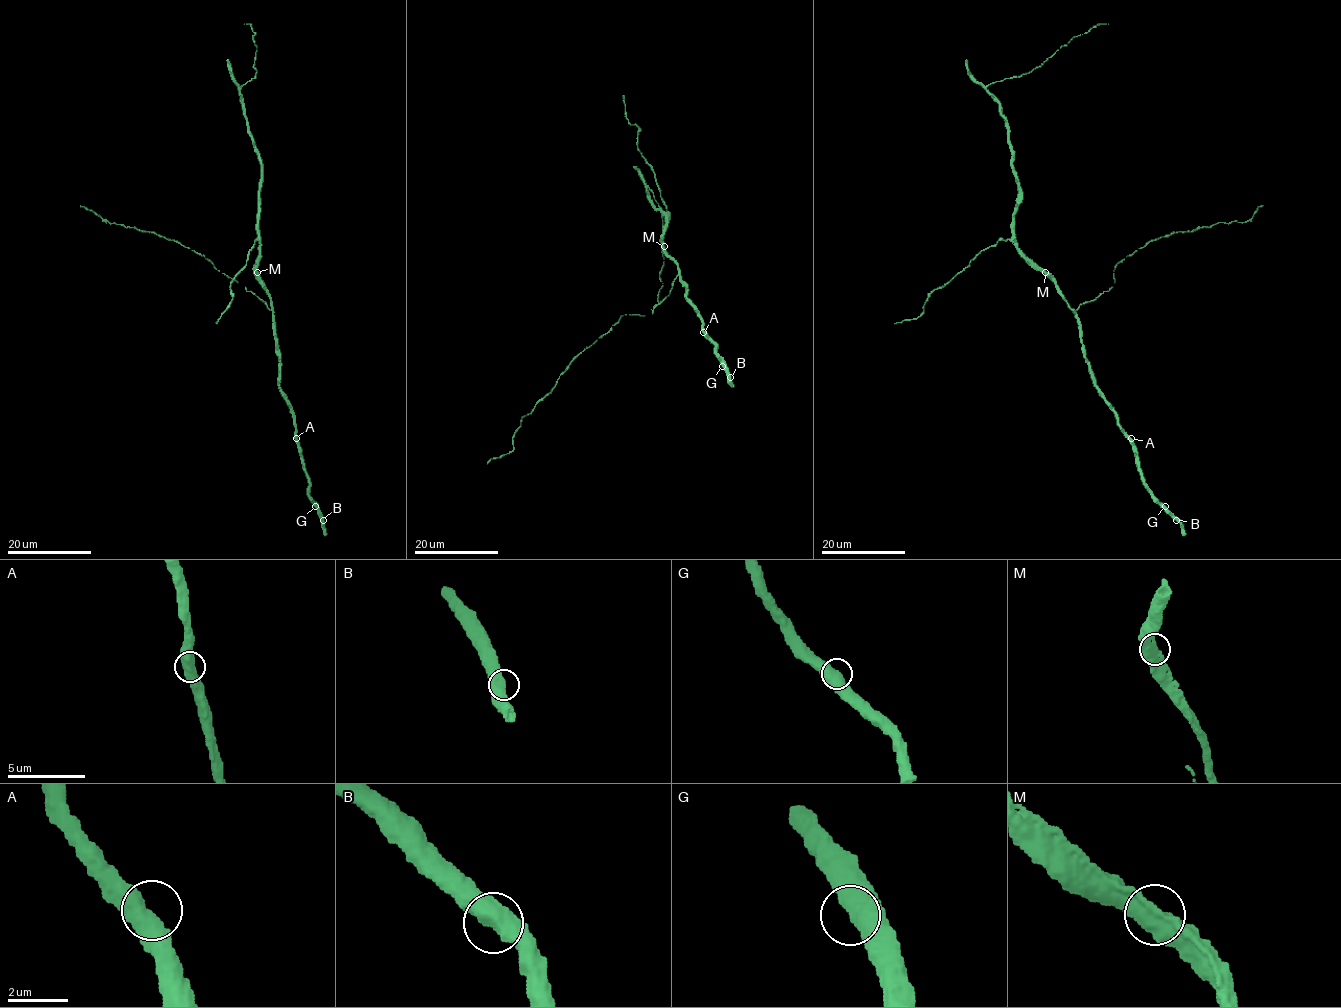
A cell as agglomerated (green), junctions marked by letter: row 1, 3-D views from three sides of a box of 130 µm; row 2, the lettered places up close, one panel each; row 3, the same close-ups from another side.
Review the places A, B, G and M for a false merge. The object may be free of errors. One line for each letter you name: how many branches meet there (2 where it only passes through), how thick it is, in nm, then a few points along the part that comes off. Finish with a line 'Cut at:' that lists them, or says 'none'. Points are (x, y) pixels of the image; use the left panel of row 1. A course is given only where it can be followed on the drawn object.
Cut at: none

